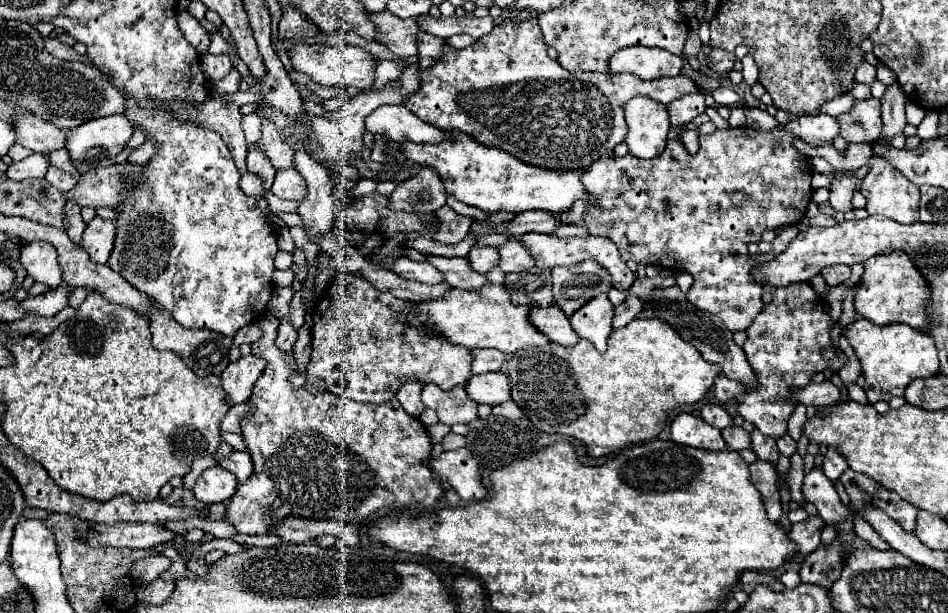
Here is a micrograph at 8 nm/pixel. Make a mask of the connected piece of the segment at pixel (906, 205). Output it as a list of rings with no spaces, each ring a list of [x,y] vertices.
[[[872,156],[868,162],[870,170],[868,174],[862,178],[862,188],[860,192],[866,198],[866,210],[868,214],[880,214],[886,218],[892,218],[900,224],[914,224],[918,222],[918,202],[920,202],[920,192],[918,188],[906,180],[902,174],[898,174],[898,170],[882,156]]]

